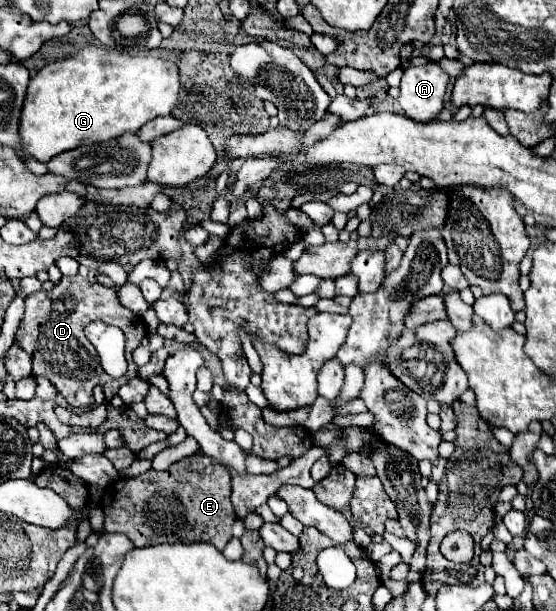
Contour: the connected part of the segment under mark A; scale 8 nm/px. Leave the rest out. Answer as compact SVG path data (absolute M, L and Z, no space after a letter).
M435 63L423 67L409 67L401 79L399 105L405 115L419 123L435 121L445 105L445 91L449 75Z

